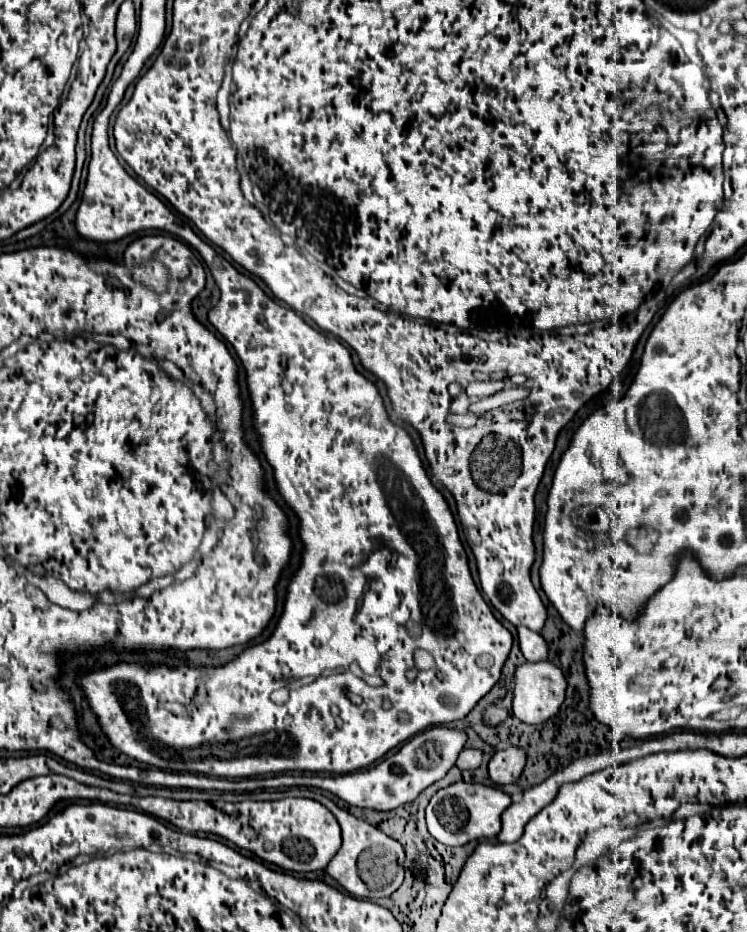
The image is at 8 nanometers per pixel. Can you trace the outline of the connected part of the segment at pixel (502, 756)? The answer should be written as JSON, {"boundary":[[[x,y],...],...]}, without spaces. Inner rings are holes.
{"boundary":[[[510,746],[510,748],[506,748],[506,750],[494,752],[494,756],[492,756],[490,764],[488,764],[490,780],[492,780],[496,786],[514,784],[514,782],[520,778],[524,764],[526,764],[526,754],[524,754],[522,748]]]}

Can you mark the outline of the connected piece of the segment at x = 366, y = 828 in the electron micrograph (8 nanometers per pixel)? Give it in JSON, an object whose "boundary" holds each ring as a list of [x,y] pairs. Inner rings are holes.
{"boundary":[[[136,786],[136,794],[144,792],[146,794],[154,794],[154,796],[164,796],[164,798],[172,798],[172,800],[202,800],[210,802],[214,800],[224,800],[230,802],[242,802],[245,800],[258,800],[258,801],[274,801],[282,798],[293,797],[306,797],[316,800],[322,803],[325,807],[332,812],[340,828],[342,828],[342,848],[336,852],[336,856],[330,860],[330,864],[326,866],[326,874],[330,878],[336,880],[336,884],[348,892],[350,896],[354,898],[360,898],[360,900],[380,900],[380,898],[386,898],[390,896],[392,892],[398,890],[398,886],[402,884],[404,880],[404,848],[400,842],[388,838],[382,830],[370,826],[368,822],[364,820],[358,820],[354,818],[352,814],[340,810],[330,798],[319,790],[310,790],[310,788],[286,788],[286,790],[258,790],[258,792],[220,792],[214,791],[200,791],[200,790],[168,790],[168,788],[154,788],[154,786],[148,786],[144,790],[140,790],[140,786]]]}

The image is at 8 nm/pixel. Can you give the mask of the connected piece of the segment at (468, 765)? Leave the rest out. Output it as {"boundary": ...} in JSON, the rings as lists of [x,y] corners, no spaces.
{"boundary":[[[462,750],[458,760],[456,760],[456,766],[460,770],[474,770],[478,768],[482,762],[482,752],[480,750]]]}

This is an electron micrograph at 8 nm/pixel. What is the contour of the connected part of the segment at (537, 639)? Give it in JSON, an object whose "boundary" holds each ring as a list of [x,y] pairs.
{"boundary":[[[518,626],[518,644],[520,644],[520,650],[528,662],[546,660],[546,656],[548,656],[544,638],[538,632],[528,630],[526,626]]]}

